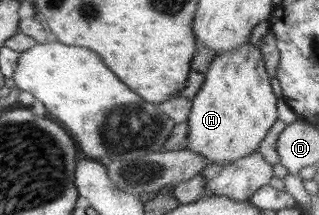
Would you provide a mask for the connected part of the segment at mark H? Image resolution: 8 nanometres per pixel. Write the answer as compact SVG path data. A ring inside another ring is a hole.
M247 42L240 48L216 55L206 72L204 84L191 100L192 108L187 118L188 134L184 148L205 156L208 164L228 164L252 154L277 121L277 98L272 92L271 78L265 70L259 48L260 46L254 47Z

